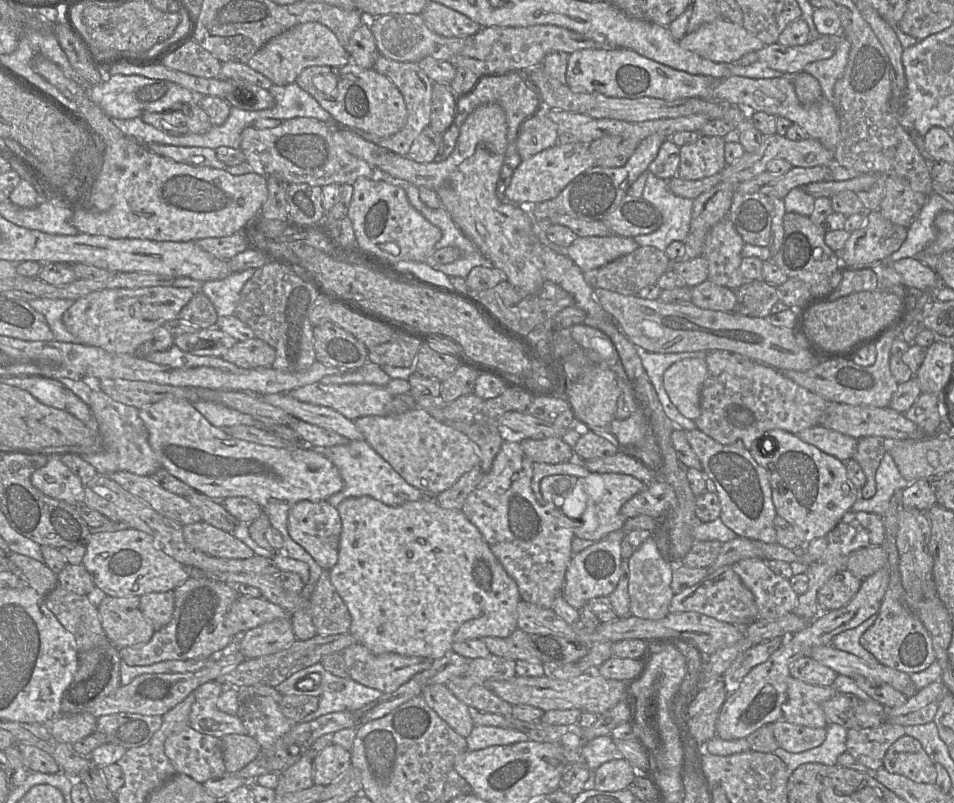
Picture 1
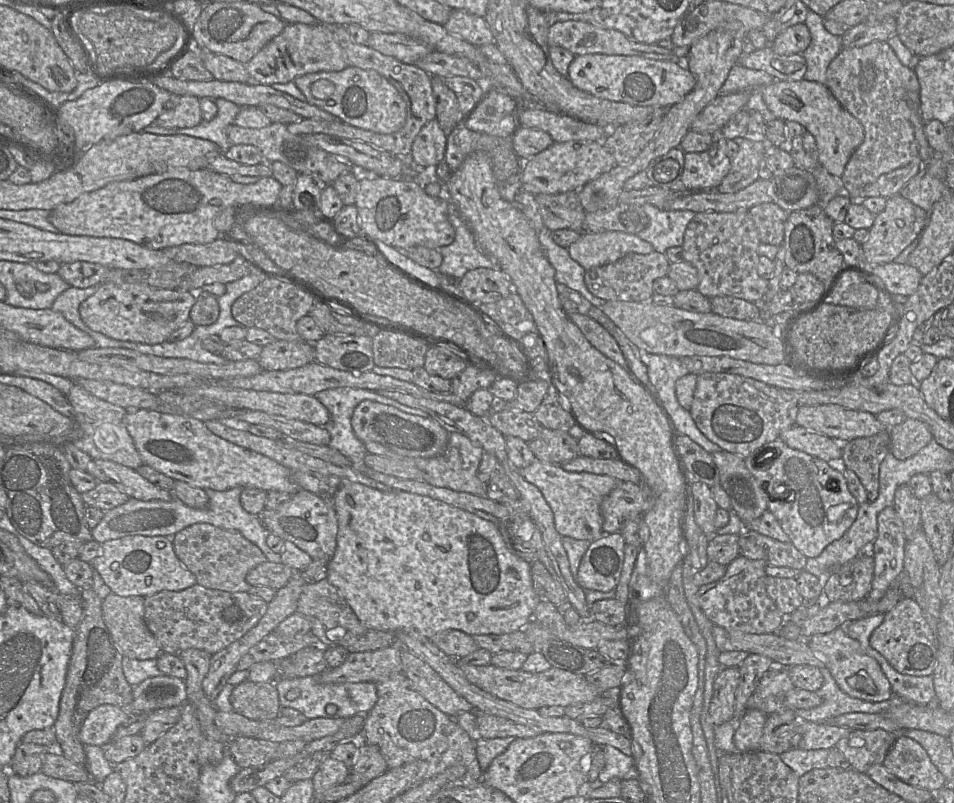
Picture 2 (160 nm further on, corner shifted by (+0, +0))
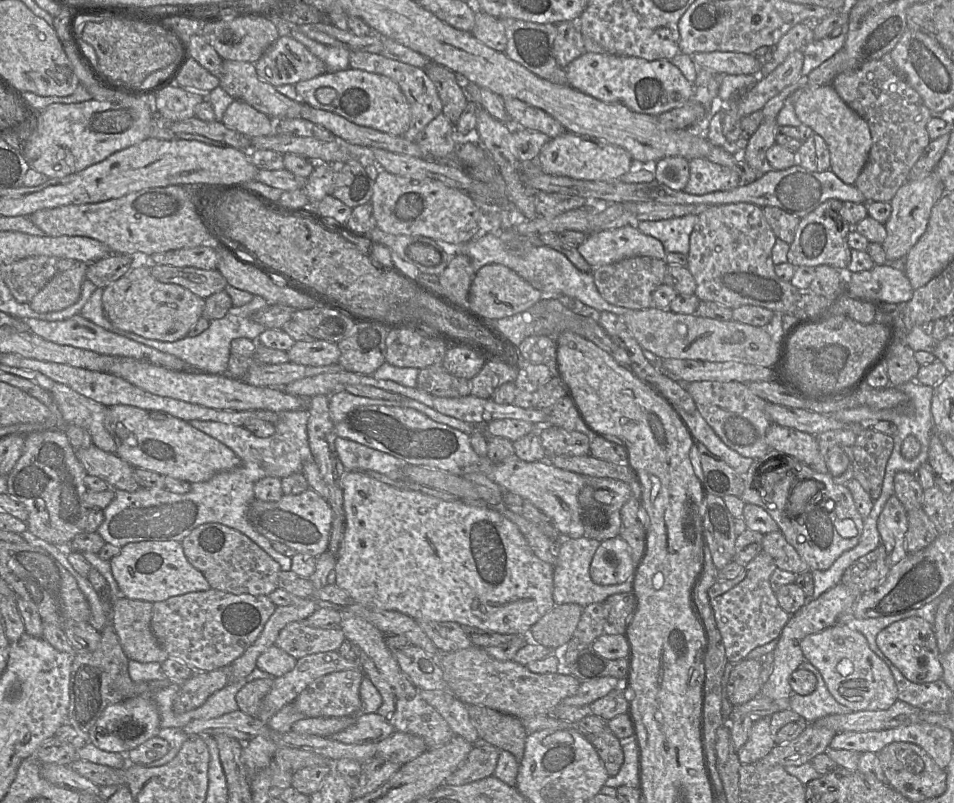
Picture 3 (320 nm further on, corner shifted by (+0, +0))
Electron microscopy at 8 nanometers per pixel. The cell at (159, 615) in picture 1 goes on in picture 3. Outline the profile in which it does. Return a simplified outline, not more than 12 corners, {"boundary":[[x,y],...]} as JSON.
{"boundary":[[213,588],[152,603],[153,634],[193,673],[227,668],[276,609]]}

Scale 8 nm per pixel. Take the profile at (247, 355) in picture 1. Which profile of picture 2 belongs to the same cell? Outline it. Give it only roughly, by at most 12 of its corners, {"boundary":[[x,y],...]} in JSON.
{"boundary":[[275,340],[257,362],[266,371],[314,360],[314,343]]}

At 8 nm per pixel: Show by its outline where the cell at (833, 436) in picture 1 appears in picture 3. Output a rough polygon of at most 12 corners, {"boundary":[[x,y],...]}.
{"boundary":[[775,423],[770,449],[807,465],[819,452],[814,435]]}

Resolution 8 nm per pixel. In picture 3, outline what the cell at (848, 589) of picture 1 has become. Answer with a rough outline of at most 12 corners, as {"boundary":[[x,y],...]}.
{"boundary":[[881,543],[852,563],[840,583],[863,594],[890,569]]}

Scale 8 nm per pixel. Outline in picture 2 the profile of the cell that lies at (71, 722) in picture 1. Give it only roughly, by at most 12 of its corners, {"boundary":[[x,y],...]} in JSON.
{"boundary":[[101,705],[86,717],[83,745],[106,747],[131,717],[128,709]]}

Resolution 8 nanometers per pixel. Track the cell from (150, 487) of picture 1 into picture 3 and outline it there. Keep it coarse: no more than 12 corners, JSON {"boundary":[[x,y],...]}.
{"boundary":[[95,445],[75,450],[87,474],[134,492],[134,469]]}

